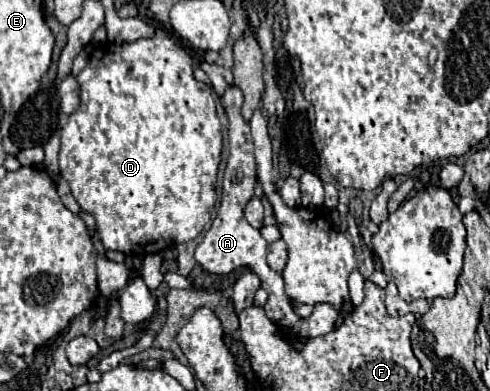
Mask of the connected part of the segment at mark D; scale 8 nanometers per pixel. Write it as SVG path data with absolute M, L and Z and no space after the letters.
M157 28L157 32L151 38L139 38L135 42L127 42L119 46L107 46L107 44L97 46L89 56L87 66L77 74L81 106L69 116L67 124L61 130L59 170L61 170L61 176L69 182L71 194L79 202L79 206L95 216L101 242L105 244L107 250L119 250L126 255L139 254L139 257L144 257L145 253L159 253L167 246L193 240L203 230L203 226L211 220L211 210L217 202L215 182L217 182L217 168L221 162L223 138L221 138L221 124L217 118L213 92L207 84L201 84L195 80L193 64L195 64L193 56L185 48L181 48L167 32Z

